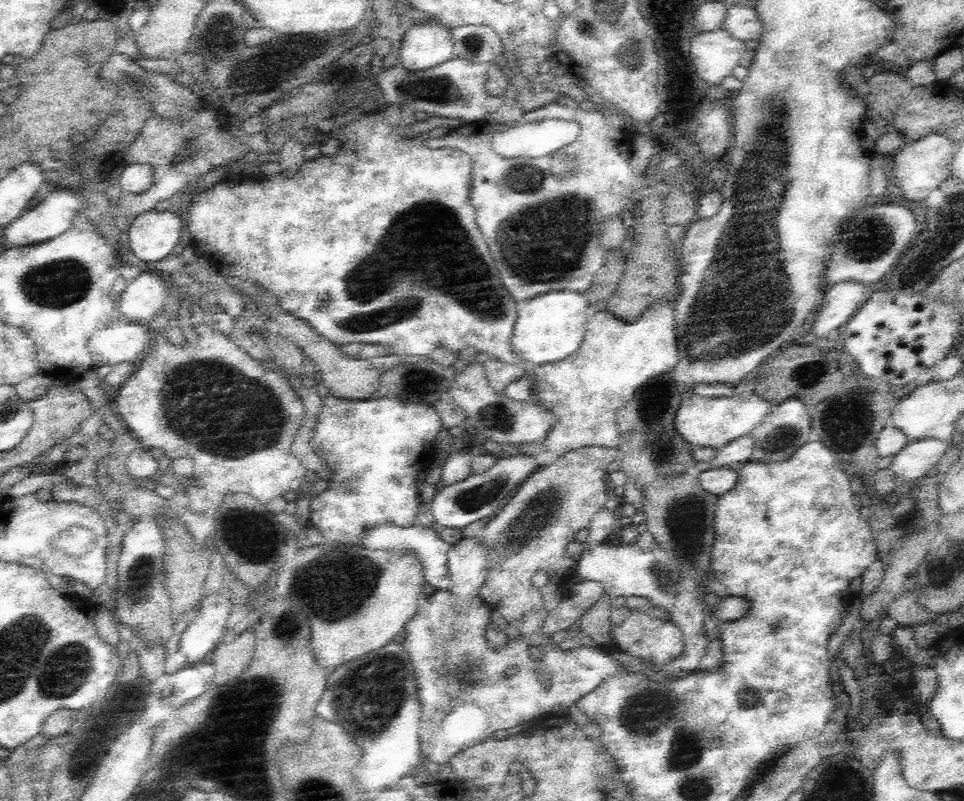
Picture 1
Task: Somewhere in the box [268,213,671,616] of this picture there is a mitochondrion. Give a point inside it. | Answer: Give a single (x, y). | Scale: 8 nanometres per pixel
(372, 314)

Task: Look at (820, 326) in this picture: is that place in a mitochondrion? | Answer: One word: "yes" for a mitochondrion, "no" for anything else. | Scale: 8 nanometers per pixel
no

